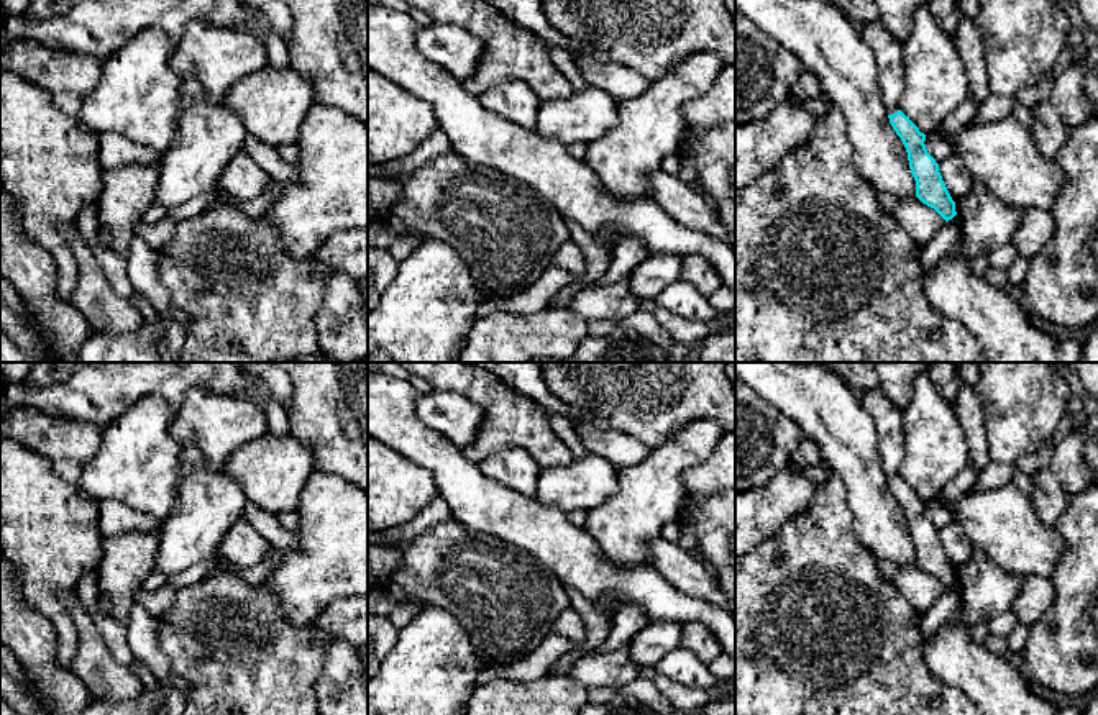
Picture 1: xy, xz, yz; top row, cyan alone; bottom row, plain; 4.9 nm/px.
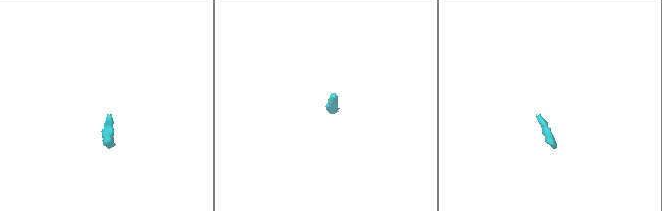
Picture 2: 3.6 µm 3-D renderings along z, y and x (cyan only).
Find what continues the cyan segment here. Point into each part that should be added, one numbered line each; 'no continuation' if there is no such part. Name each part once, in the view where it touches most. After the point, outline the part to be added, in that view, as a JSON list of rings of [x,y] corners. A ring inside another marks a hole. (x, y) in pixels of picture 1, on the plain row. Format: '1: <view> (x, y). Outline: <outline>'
1: yz (888, 418). Outline: [[[880,387],[860,394],[860,403],[875,423],[883,471],[888,482],[893,482],[899,477],[898,469],[904,458],[903,410]]]

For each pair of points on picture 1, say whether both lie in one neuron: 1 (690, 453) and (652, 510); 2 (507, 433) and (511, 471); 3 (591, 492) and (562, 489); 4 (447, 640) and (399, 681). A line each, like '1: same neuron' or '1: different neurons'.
1: same neuron
2: different neurons
3: same neuron
4: same neuron

